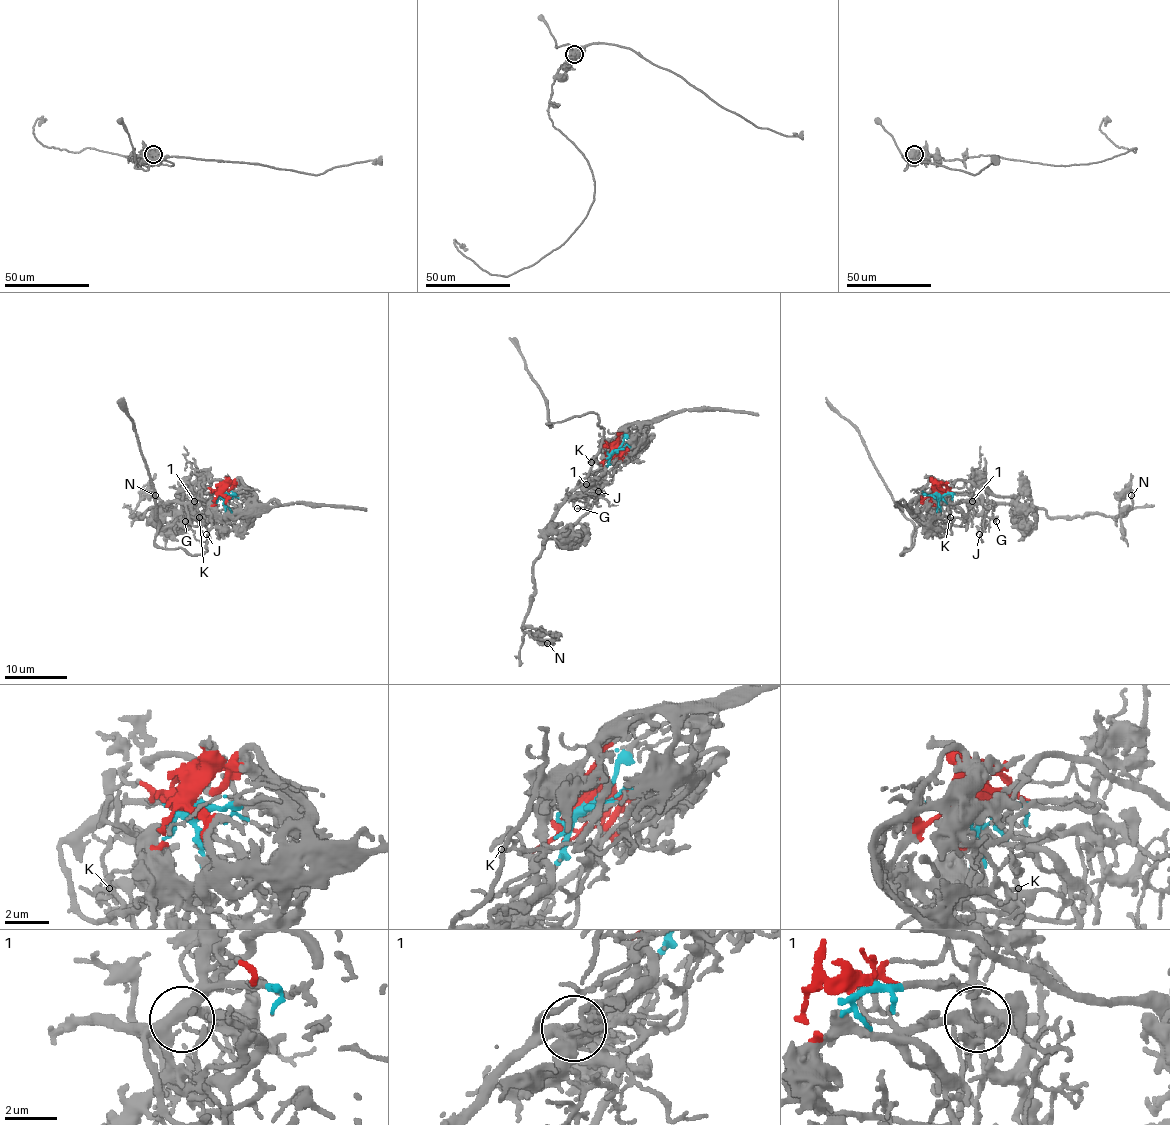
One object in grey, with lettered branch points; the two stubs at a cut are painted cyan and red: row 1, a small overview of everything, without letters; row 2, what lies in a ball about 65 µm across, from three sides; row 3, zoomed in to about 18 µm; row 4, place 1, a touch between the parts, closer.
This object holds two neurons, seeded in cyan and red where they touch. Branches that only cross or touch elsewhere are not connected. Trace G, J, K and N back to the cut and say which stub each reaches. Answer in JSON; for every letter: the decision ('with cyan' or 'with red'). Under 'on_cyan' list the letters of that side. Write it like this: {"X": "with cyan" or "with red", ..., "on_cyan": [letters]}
{"G": "with cyan", "J": "with cyan", "K": "with red", "N": "with cyan", "on_cyan": ["G", "J", "N"]}

